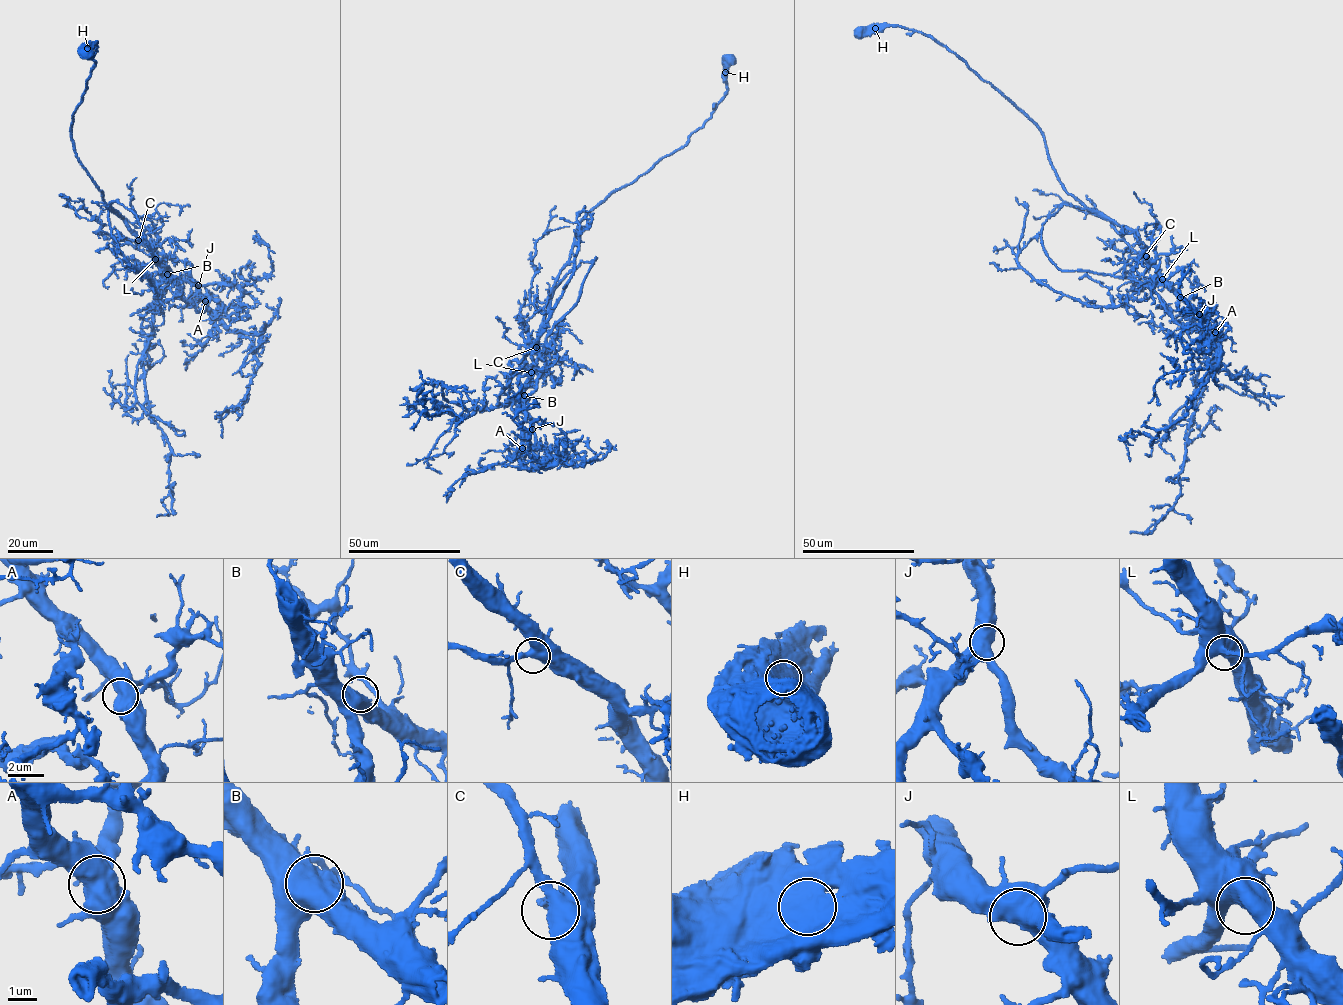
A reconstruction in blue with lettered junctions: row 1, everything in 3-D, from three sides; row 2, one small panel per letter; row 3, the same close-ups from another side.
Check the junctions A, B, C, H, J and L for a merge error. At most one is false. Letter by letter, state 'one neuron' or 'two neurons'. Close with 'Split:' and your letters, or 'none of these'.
A: one neuron
B: one neuron
C: one neuron
H: one neuron
J: one neuron
L: one neuron
Split: none of these

